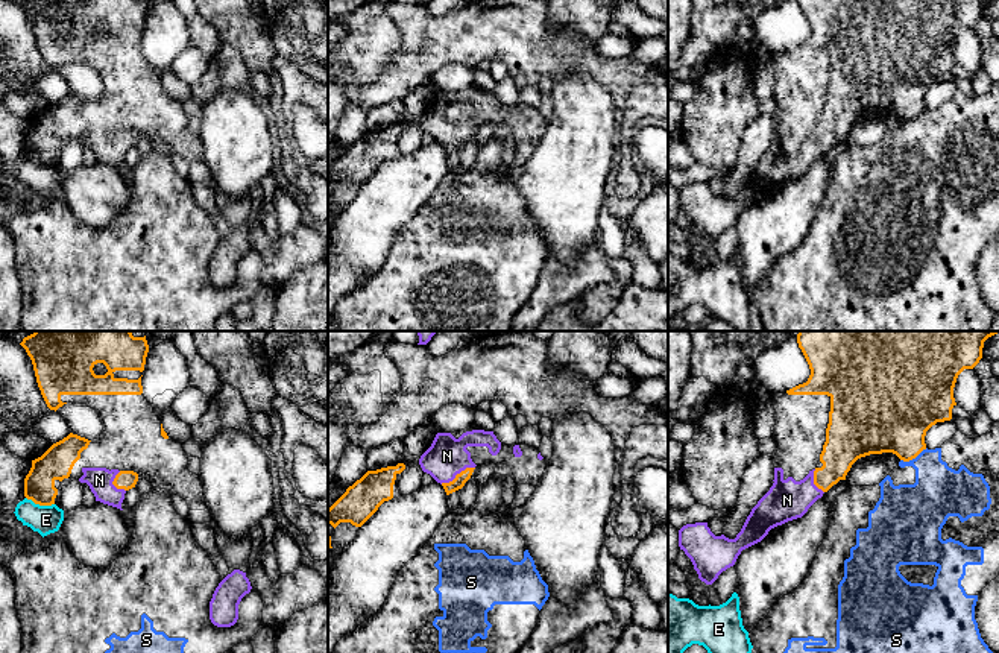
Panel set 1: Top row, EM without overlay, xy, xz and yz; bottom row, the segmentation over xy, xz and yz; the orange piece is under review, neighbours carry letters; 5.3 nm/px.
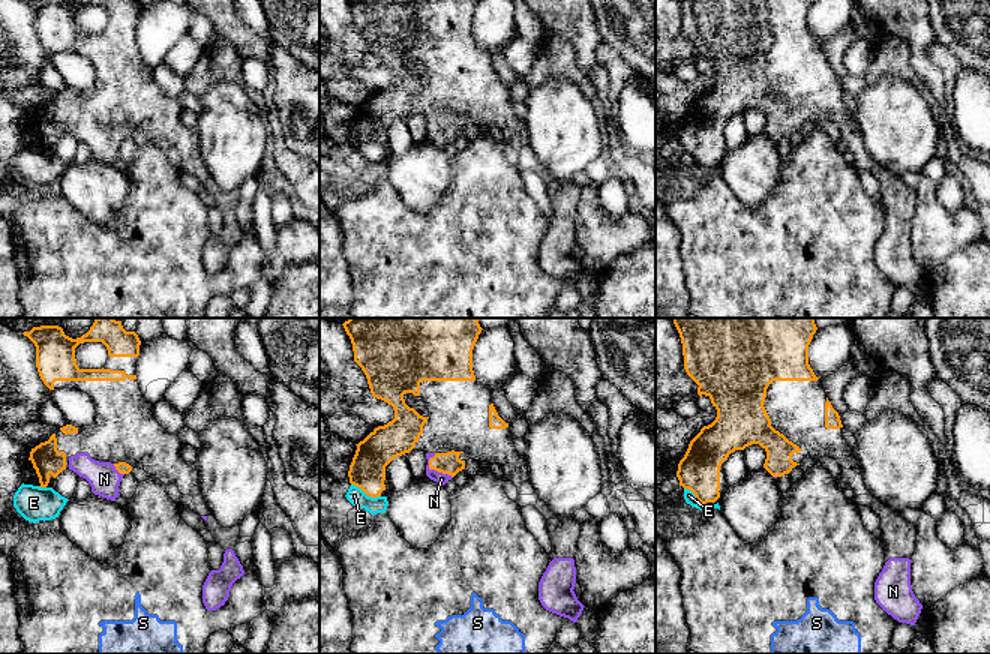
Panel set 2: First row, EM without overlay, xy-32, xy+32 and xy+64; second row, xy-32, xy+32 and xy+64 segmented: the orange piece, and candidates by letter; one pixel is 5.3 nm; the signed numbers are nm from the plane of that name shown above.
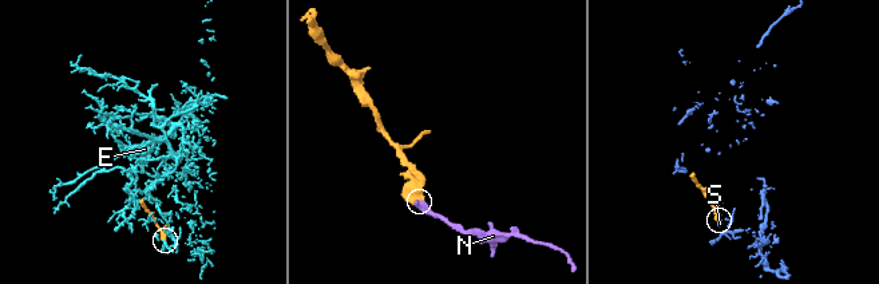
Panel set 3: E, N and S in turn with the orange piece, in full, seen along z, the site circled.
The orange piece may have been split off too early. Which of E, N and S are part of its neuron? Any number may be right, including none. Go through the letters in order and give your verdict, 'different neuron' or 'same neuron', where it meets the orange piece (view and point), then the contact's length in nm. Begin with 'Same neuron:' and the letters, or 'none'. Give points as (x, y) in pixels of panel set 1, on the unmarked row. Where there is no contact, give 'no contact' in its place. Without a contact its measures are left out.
Same neuron: N
E: different neuron; meets orange in xy at (40, 164); contact 160 nm long
N: same neuron; meets orange in xz at (457, 134); contact 200 nm long
S: different neuron; meets orange in yz at (913, 117); contact 160 nm long

